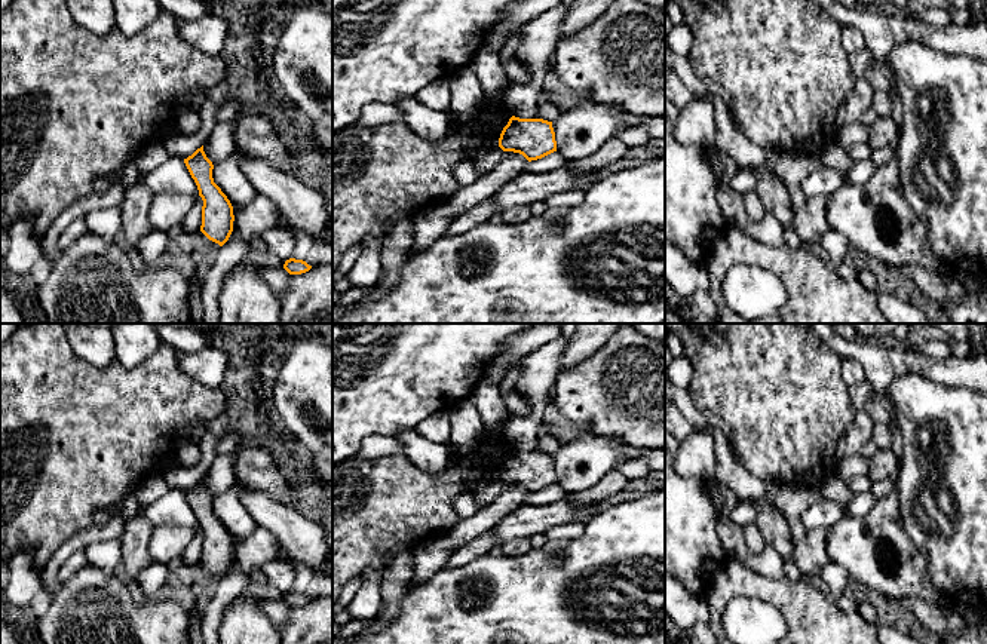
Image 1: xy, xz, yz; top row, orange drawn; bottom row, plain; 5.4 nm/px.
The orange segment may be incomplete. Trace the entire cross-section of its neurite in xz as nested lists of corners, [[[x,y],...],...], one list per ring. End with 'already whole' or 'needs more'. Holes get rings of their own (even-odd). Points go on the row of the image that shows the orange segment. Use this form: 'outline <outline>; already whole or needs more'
outline [[[512,116],[500,134],[499,147],[519,153],[528,162],[542,159],[557,151],[552,122]]]; already whole

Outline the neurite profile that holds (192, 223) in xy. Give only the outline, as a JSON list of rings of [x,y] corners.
[[[199,196],[194,200],[193,208],[188,211],[188,214],[186,215],[186,218],[181,224],[186,233],[194,233],[194,231],[200,230],[200,226],[202,226],[202,206],[203,206],[203,200]]]

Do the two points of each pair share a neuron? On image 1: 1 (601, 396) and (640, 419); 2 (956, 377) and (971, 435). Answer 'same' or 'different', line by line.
1: same
2: different

